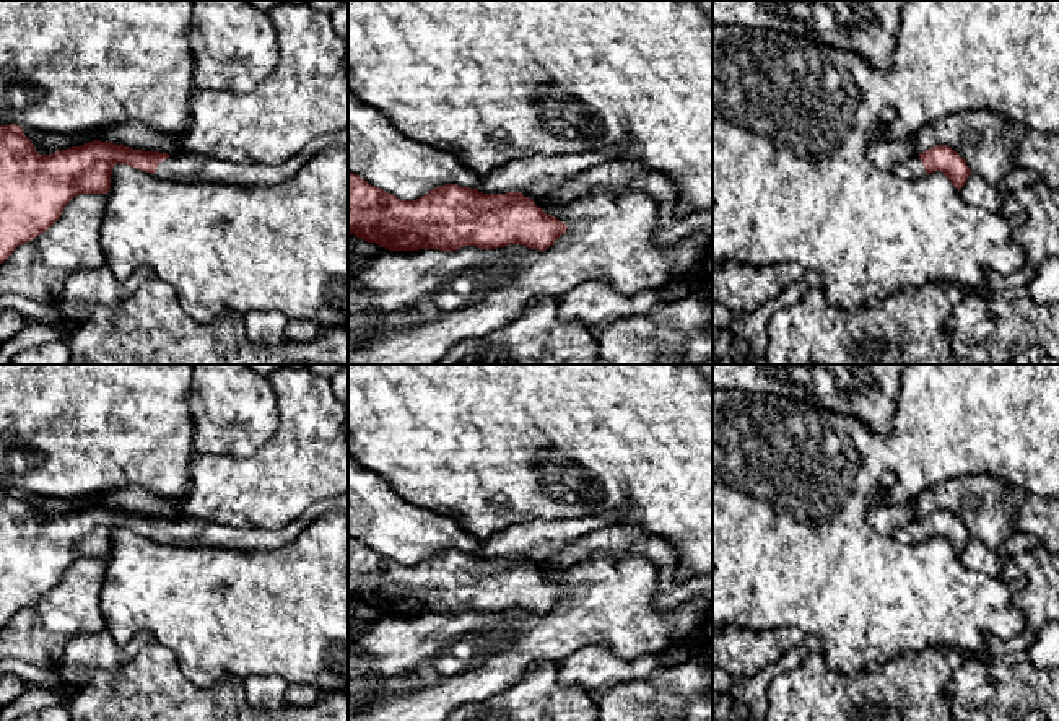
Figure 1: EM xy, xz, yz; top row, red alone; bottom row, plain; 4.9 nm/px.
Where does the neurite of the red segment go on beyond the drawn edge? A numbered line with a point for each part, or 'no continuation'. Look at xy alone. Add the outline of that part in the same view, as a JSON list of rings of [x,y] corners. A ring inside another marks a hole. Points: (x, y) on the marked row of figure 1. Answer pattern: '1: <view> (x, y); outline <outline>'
1: xy (196, 168); outline [[[348,129],[332,133],[304,146],[281,164],[233,163],[202,155],[171,155],[156,168],[163,179],[218,182],[233,186],[277,186],[291,179],[317,151],[330,146],[348,146]]]

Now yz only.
1: yz (913, 168); outline [[[916,151],[913,156],[896,164],[891,173],[903,179],[919,179],[926,176],[926,168],[919,159],[919,153]]]

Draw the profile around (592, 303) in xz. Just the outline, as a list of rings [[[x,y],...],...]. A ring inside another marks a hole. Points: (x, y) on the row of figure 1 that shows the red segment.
[[[582,282],[558,296],[556,316],[561,321],[581,321],[586,326],[651,312],[664,299],[657,291],[643,290],[634,295],[618,293],[610,282]]]

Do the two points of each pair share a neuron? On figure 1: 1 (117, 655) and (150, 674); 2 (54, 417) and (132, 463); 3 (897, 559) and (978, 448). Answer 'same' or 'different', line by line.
1: different
2: same
3: same

